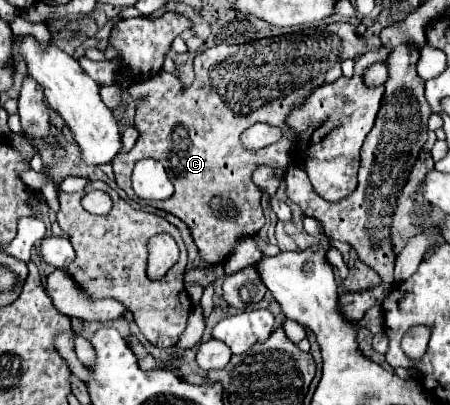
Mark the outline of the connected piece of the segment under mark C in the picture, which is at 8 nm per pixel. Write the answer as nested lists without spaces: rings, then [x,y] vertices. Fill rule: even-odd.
[[[330,23],[330,25],[310,27],[310,29],[302,29],[302,31],[288,33],[288,35],[260,39],[260,41],[246,43],[246,45],[210,47],[194,57],[196,79],[188,89],[180,89],[178,93],[174,93],[174,77],[166,71],[160,71],[158,75],[154,75],[146,81],[134,83],[130,87],[130,93],[136,97],[142,95],[142,99],[138,99],[138,109],[136,109],[136,119],[134,119],[134,127],[140,131],[140,137],[132,151],[118,153],[118,157],[112,163],[118,187],[122,187],[126,191],[126,195],[130,199],[135,199],[139,205],[152,205],[156,209],[164,209],[166,213],[172,213],[178,219],[182,219],[190,227],[190,233],[198,247],[200,257],[208,265],[224,263],[234,253],[234,247],[240,239],[244,239],[248,235],[256,235],[264,227],[264,213],[262,213],[262,205],[260,205],[262,195],[258,193],[258,189],[254,189],[252,171],[258,165],[274,165],[276,169],[288,167],[294,157],[292,155],[294,133],[290,133],[290,129],[284,125],[288,113],[294,107],[302,105],[306,101],[306,97],[312,93],[312,89],[336,81],[342,75],[340,73],[342,61],[358,57],[360,51],[364,51],[364,41],[362,41],[362,37],[356,35],[354,25]],[[254,123],[268,123],[268,125],[282,127],[284,133],[288,133],[288,135],[284,135],[282,141],[278,141],[270,147],[264,147],[260,151],[246,151],[240,145],[240,133]],[[144,157],[156,157],[164,163],[166,171],[170,173],[170,181],[176,189],[170,199],[146,201],[138,198],[134,193],[130,184],[130,176],[134,163]],[[212,197],[222,197],[222,199],[232,201],[236,207],[236,217],[226,219],[226,221],[218,219],[210,207]]]

